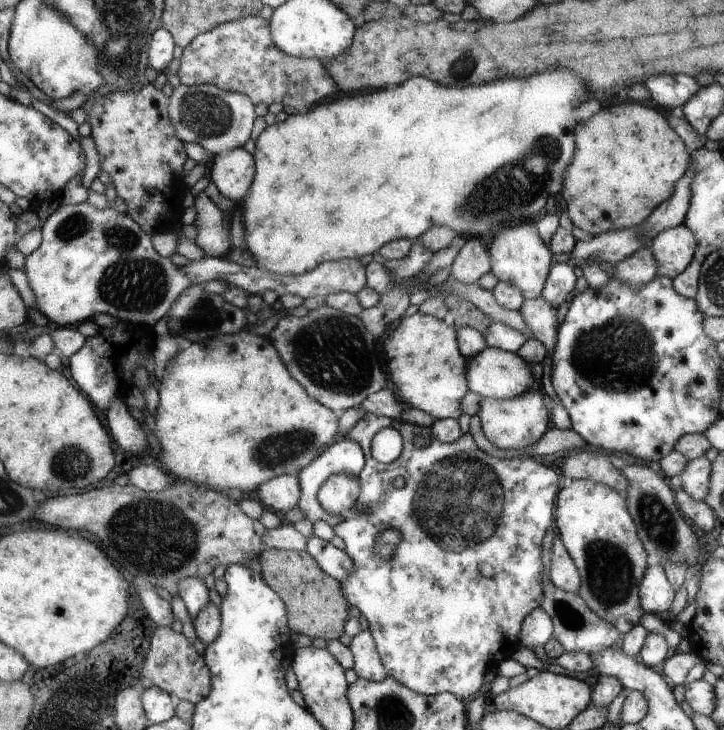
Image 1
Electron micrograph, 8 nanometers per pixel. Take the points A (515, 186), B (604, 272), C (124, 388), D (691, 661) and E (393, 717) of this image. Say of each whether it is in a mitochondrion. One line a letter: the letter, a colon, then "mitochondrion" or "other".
A: mitochondrion
B: other
C: other
D: other
E: mitochondrion

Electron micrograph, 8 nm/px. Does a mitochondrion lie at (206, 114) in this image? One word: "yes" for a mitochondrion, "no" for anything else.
yes

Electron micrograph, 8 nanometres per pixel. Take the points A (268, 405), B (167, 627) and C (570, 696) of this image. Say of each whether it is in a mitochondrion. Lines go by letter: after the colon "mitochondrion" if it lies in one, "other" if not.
A: other
B: other
C: other

